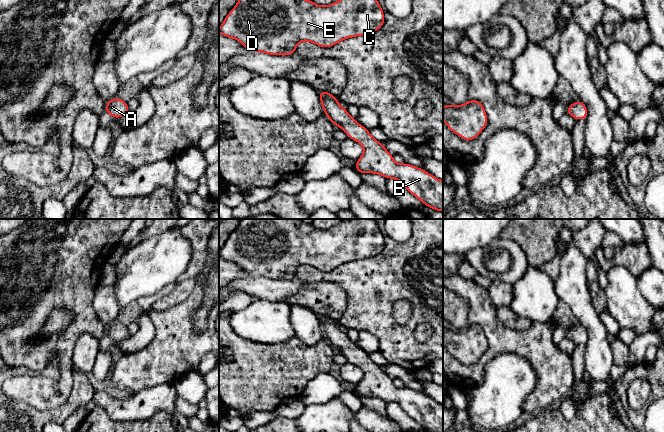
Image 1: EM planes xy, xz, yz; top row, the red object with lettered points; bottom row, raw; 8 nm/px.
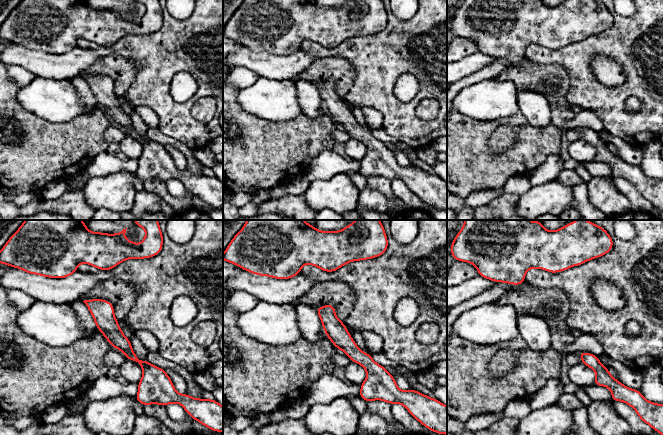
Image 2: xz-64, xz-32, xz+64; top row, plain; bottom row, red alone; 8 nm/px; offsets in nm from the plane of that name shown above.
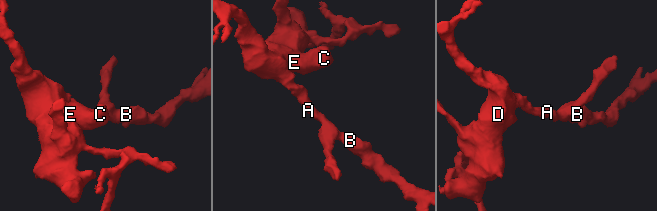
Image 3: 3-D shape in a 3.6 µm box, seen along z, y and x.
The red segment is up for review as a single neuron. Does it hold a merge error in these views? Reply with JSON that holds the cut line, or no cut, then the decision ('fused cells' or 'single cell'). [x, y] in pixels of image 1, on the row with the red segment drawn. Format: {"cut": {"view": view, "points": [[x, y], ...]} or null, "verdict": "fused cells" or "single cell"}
{"cut": null, "verdict": "single cell"}

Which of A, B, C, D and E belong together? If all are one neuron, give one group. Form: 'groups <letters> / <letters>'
groups A B C D E

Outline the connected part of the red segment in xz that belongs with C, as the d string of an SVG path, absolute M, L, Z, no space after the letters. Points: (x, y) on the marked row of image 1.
M238 0L224 19L219 34L238 40L252 52L288 56L296 52L300 41L329 48L344 39L373 33L384 25L384 21L384 12L378 0L339 0L327 6L316 5L312 0Z

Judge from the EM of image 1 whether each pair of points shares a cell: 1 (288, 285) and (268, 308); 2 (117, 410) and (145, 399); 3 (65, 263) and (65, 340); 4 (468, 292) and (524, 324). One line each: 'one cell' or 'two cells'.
1: two cells
2: one cell
3: one cell
4: two cells

